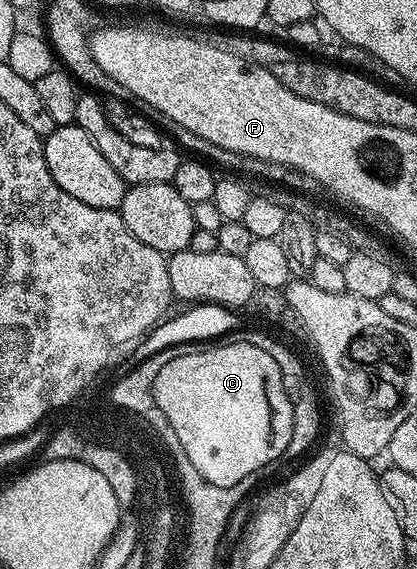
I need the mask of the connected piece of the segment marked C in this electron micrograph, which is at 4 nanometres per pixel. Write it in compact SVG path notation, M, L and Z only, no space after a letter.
M236 343L218 350L210 350L210 354L194 354L194 358L178 358L178 362L170 362L162 374L158 374L158 402L162 402L162 410L170 414L170 422L174 422L174 430L178 430L178 438L182 438L182 446L186 446L190 458L194 458L196 466L193 468L204 476L212 484L223 488L244 480L249 474L257 475L269 462L274 462L278 457L285 455L289 448L289 437L292 436L294 403L292 394L285 390L282 383L282 374L276 361L272 360L267 352L261 348L253 347L252 344Z

